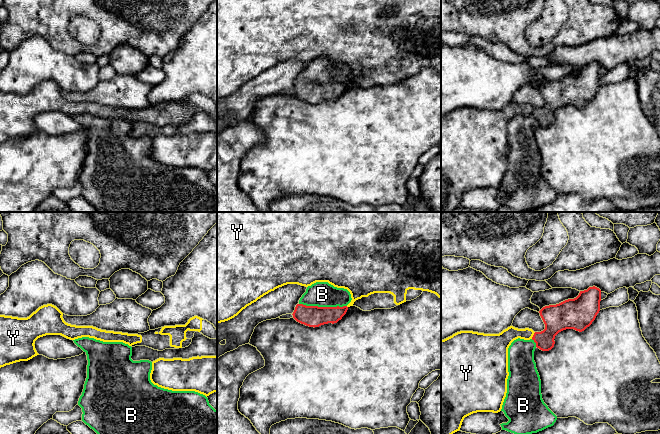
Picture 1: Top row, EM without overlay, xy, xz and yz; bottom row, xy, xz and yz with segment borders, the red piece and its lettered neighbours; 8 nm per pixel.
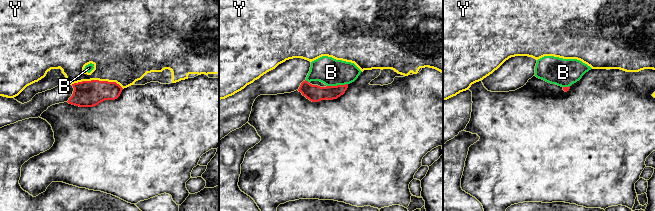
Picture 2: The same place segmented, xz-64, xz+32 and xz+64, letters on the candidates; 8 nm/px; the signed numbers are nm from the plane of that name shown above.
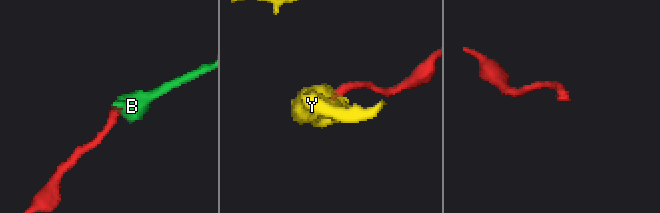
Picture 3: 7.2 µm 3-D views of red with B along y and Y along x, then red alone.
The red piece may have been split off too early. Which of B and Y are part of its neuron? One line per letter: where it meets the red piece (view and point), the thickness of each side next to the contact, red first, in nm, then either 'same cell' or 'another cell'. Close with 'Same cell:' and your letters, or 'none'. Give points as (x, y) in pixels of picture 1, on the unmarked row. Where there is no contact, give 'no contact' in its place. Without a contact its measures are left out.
B: contact xz (323, 83); calibres 180 and 200 nm; same cell
Y: contact yz (533, 111); calibres 220 and 140 nm; another cell
Same cell: B

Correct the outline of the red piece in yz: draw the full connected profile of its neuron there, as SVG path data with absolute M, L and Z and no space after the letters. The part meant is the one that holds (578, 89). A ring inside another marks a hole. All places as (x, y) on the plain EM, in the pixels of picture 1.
M593 62L589 63L587 66L580 67L579 71L574 75L568 75L556 81L545 82L539 87L540 92L545 100L545 105L541 108L535 108L530 116L518 114L511 119L508 124L509 152L507 155L507 169L501 185L509 197L507 199L500 200L502 206L506 206L516 211L527 211L537 209L554 201L557 196L557 192L548 184L542 175L541 156L536 144L536 139L534 137L535 124L537 123L542 127L551 126L555 120L555 112L563 106L574 105L579 108L584 107L592 100L597 90L599 89L600 77L601 66Z

